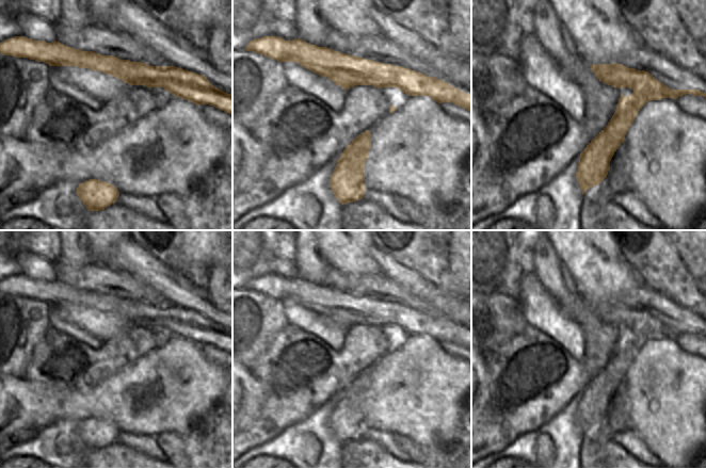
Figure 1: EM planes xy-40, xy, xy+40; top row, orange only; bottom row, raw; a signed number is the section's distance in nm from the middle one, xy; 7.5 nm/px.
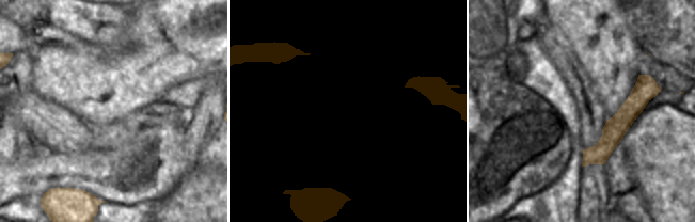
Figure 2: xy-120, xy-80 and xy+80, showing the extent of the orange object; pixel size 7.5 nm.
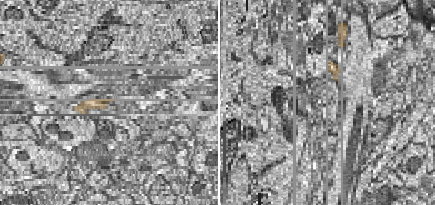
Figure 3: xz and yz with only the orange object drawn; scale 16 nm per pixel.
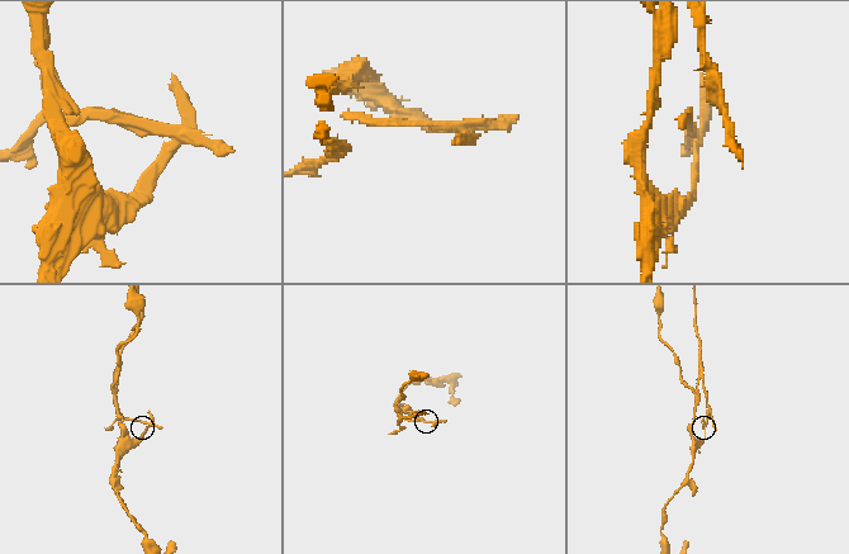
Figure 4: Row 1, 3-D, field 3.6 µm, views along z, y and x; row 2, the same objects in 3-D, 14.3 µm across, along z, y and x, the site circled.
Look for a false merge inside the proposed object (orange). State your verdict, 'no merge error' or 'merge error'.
merge error

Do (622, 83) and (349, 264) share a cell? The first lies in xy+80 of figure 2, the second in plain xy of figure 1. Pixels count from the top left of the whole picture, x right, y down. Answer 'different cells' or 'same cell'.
same cell

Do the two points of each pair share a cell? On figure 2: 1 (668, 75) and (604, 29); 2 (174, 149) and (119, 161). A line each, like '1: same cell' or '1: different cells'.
1: different cells
2: same cell

